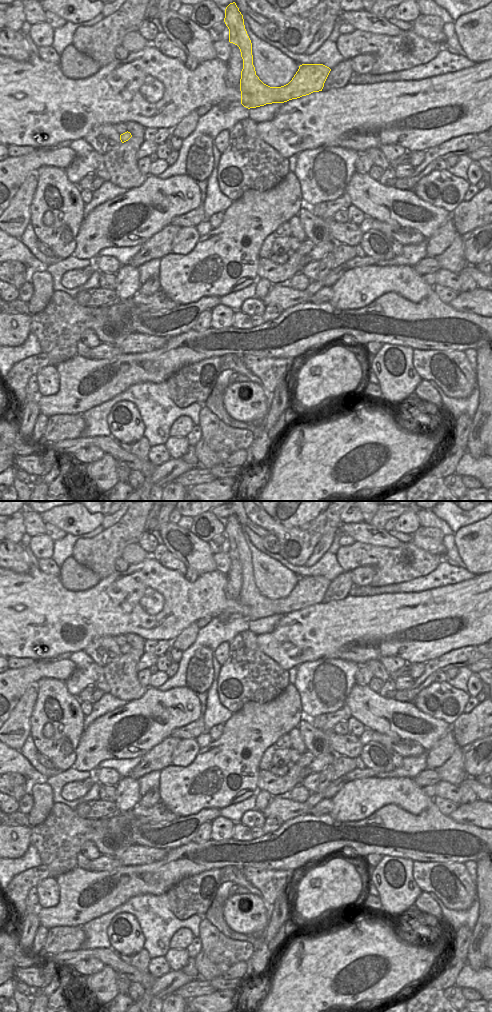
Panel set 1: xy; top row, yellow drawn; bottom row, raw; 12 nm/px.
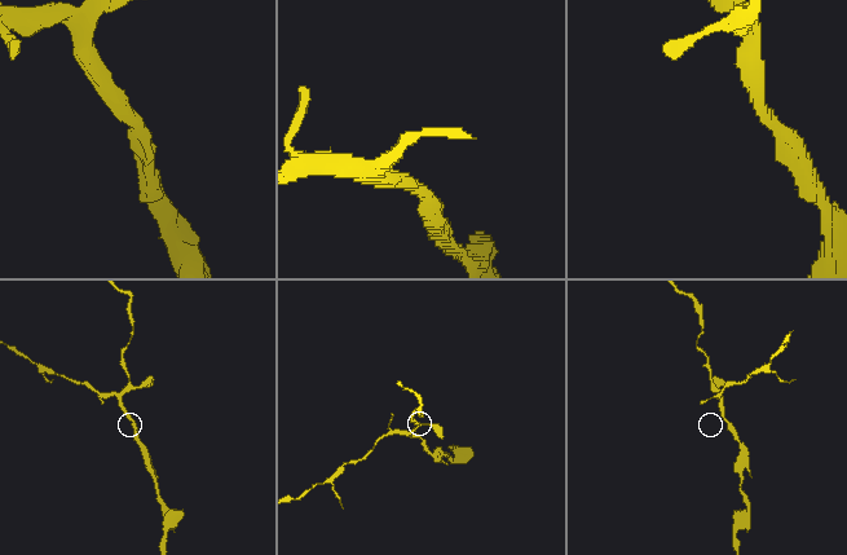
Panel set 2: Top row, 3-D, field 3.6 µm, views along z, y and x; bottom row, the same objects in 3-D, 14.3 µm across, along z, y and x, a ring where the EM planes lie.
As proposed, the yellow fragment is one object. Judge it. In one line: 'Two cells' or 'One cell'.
One cell

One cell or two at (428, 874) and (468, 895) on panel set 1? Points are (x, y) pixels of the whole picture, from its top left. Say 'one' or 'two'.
one

